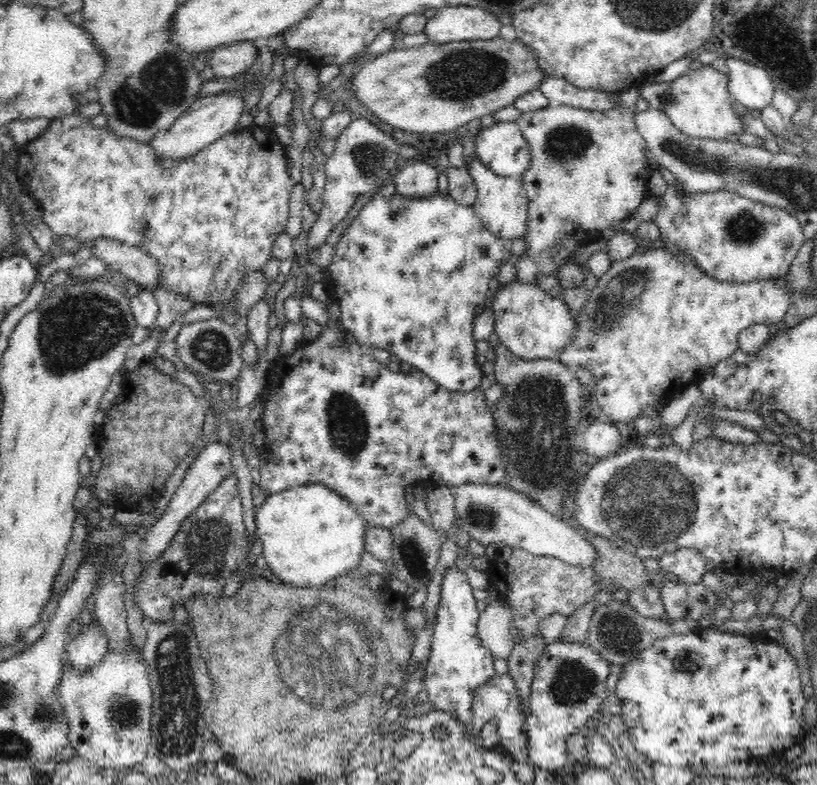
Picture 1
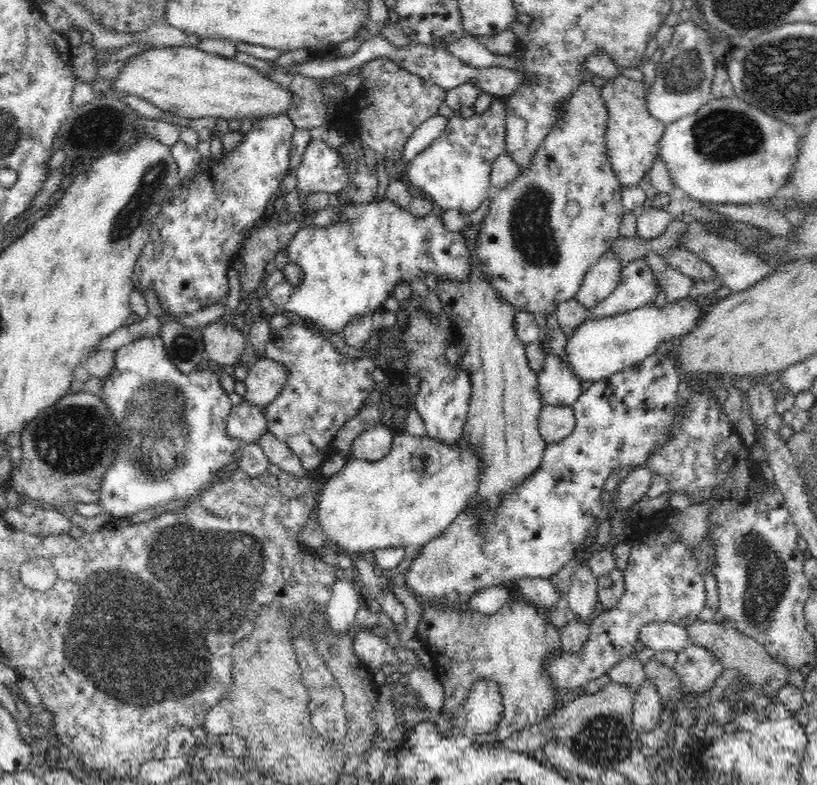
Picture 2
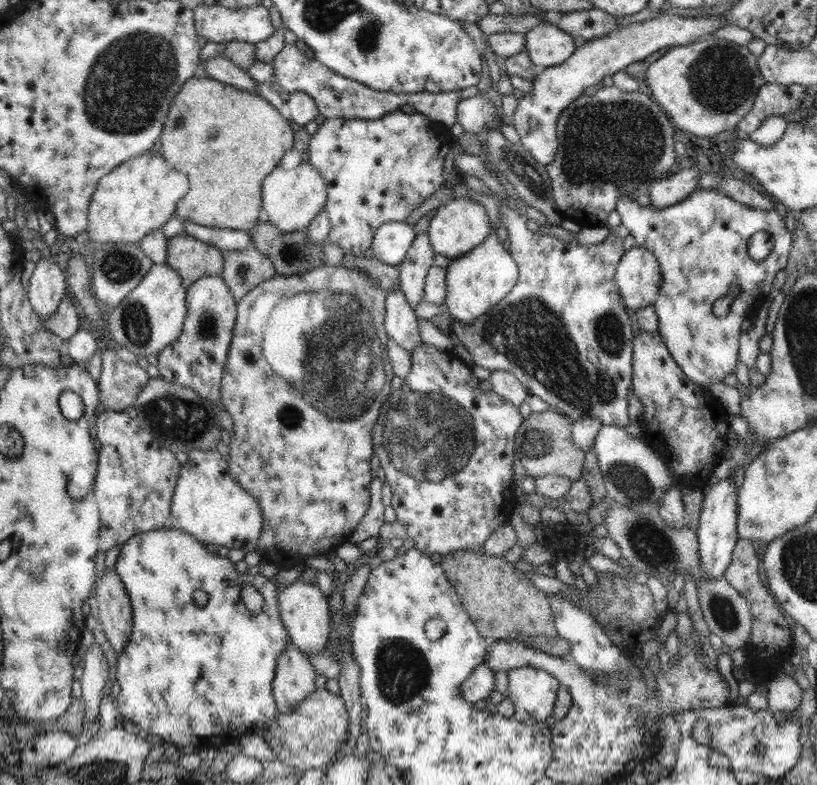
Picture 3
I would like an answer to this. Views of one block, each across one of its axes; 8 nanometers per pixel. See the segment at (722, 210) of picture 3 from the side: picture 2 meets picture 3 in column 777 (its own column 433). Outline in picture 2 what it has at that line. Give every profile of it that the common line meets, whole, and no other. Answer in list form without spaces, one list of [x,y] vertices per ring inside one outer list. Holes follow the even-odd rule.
[[[388,197],[364,204],[352,203],[342,198],[337,223],[316,227],[308,233],[304,227],[300,227],[286,250],[288,261],[296,263],[302,269],[304,278],[299,286],[292,286],[282,272],[275,271],[265,276],[267,298],[277,310],[292,312],[334,333],[342,332],[352,320],[374,315],[376,310],[384,309],[388,294],[393,294],[398,283],[410,284],[419,277],[424,280],[427,274],[434,274],[440,280],[466,283],[475,270],[475,262],[467,248],[464,233],[462,230],[453,232],[446,229],[442,211],[437,209],[428,216],[415,217],[408,207],[398,207]]]

